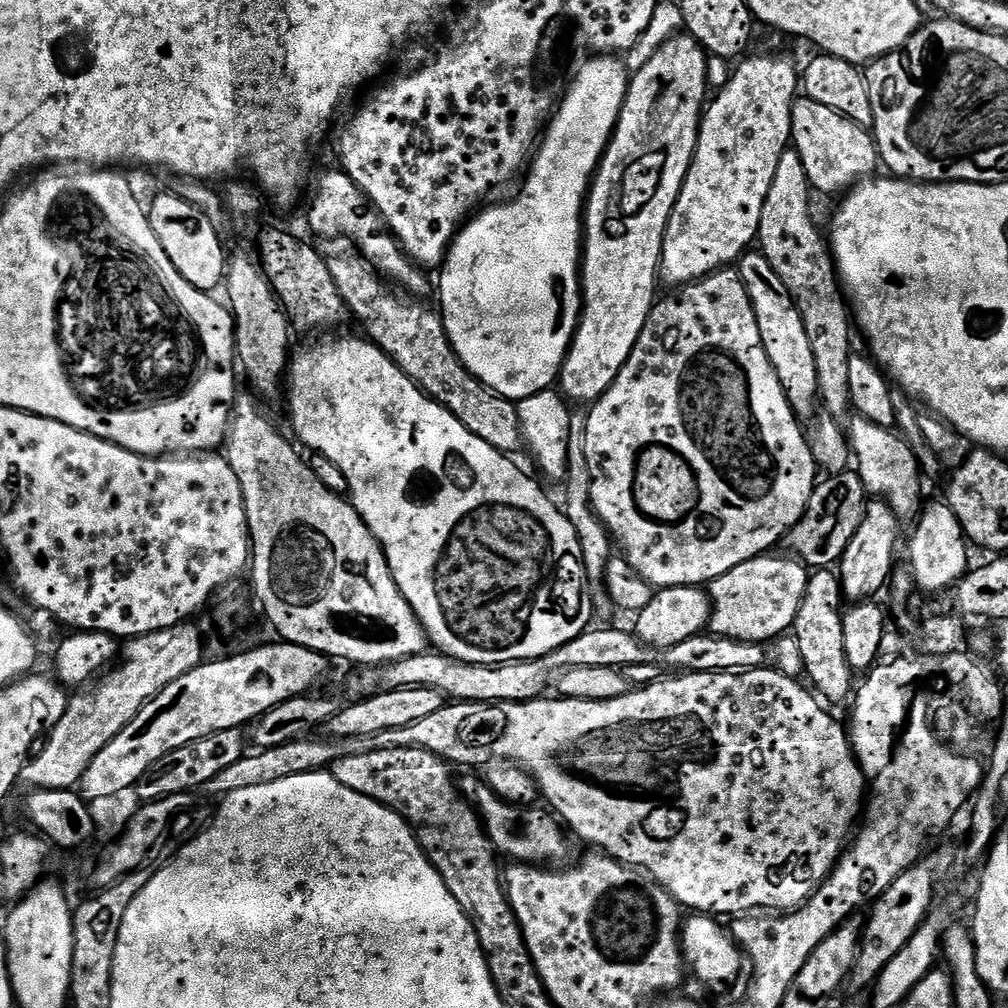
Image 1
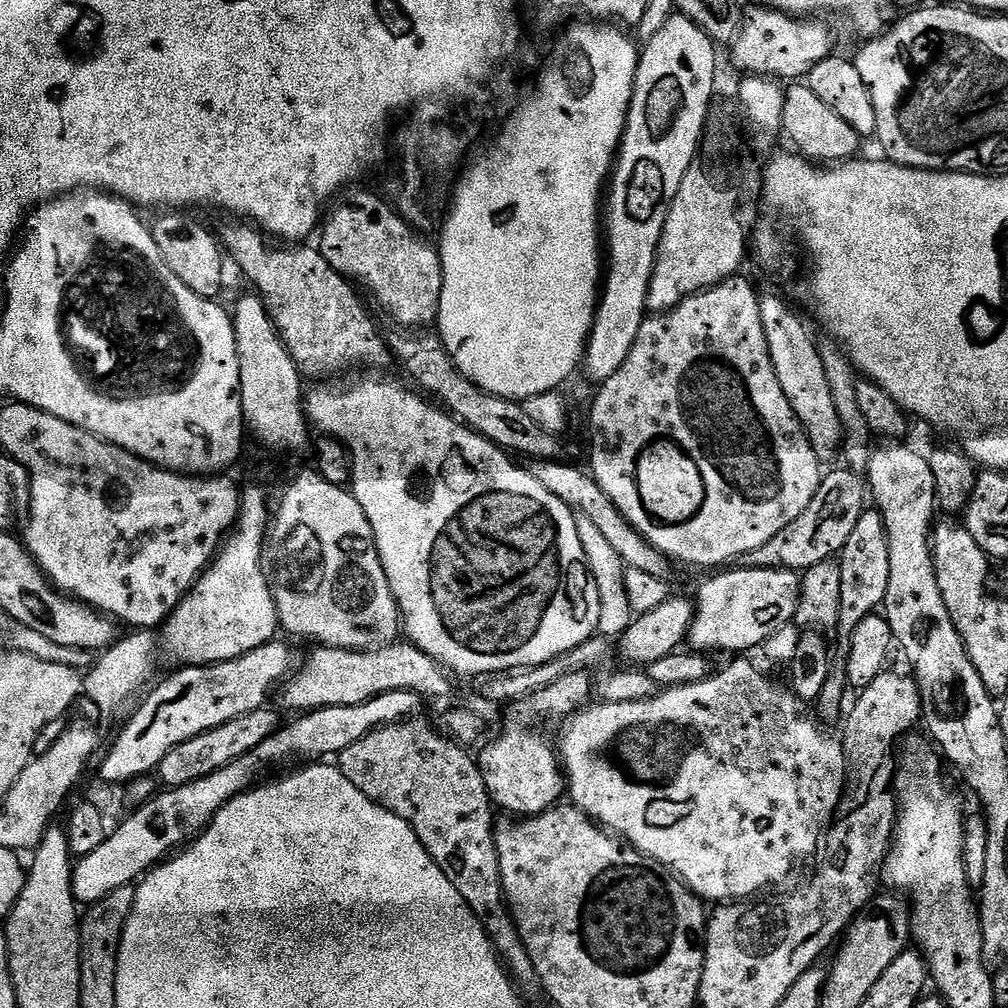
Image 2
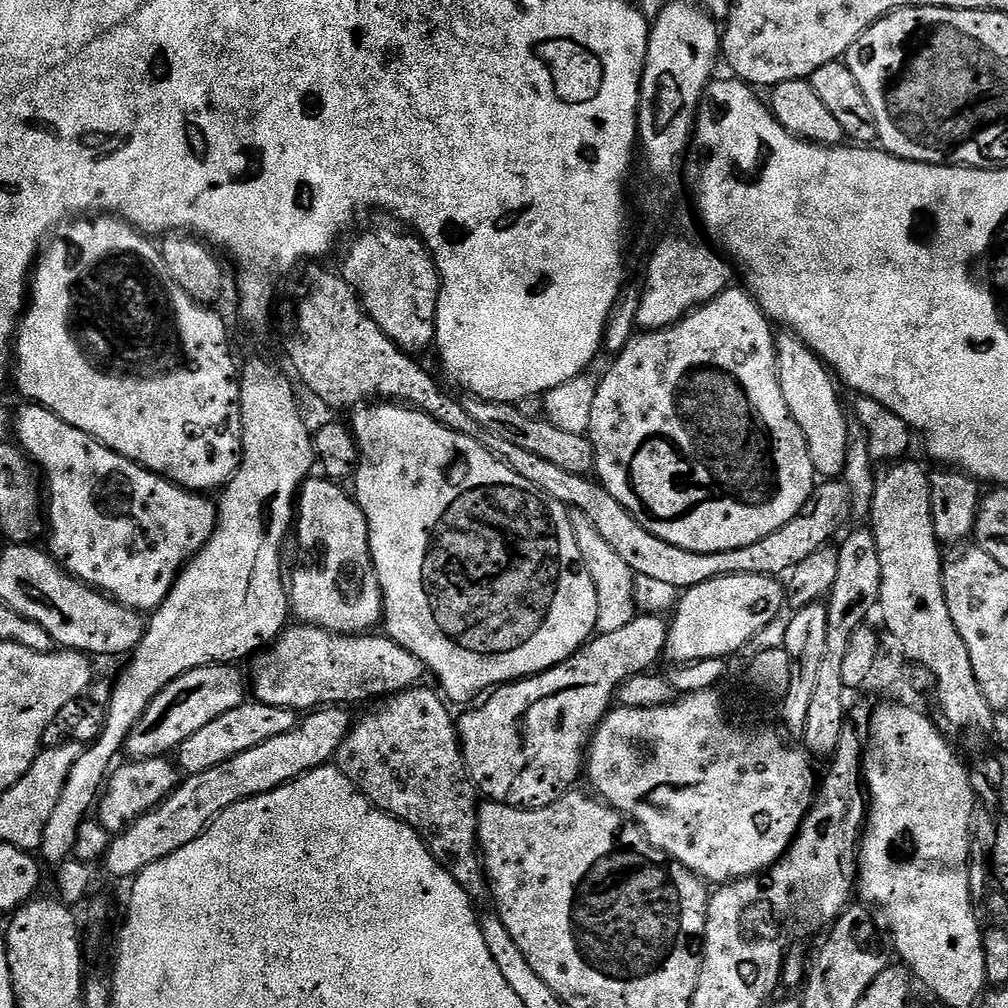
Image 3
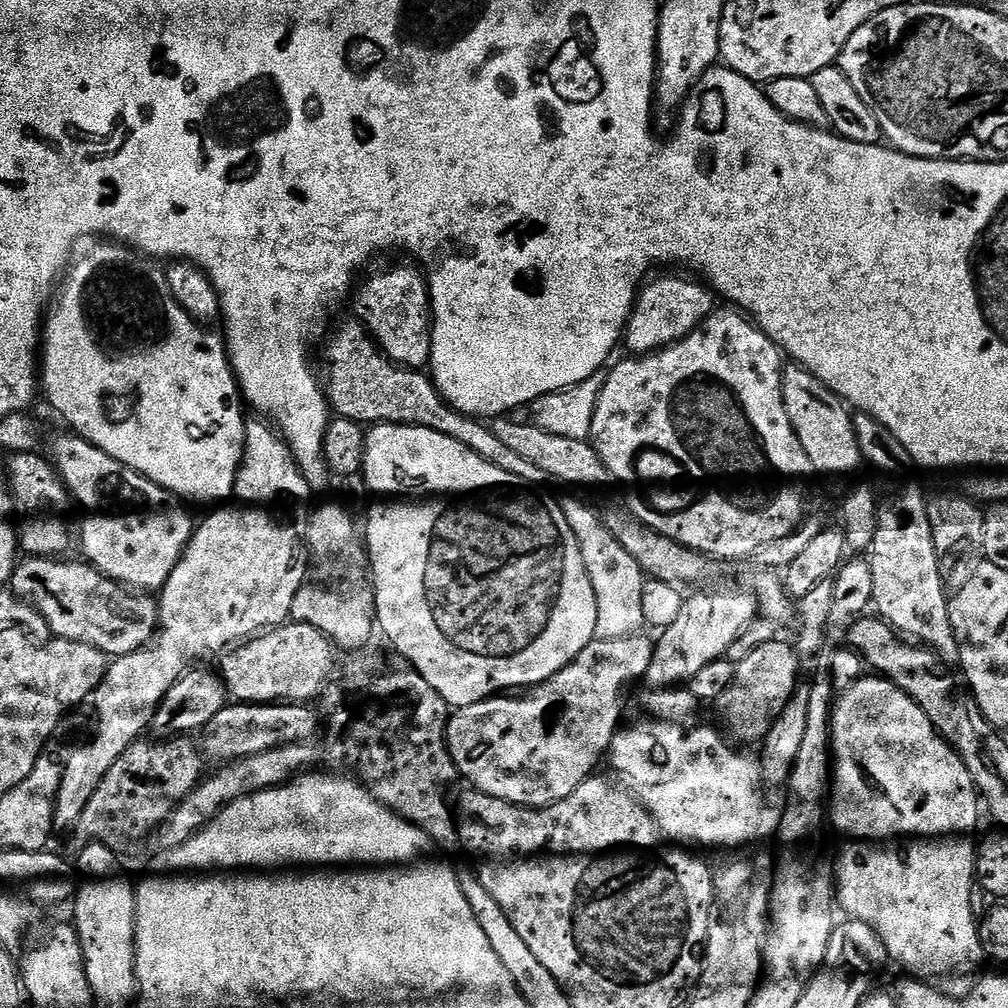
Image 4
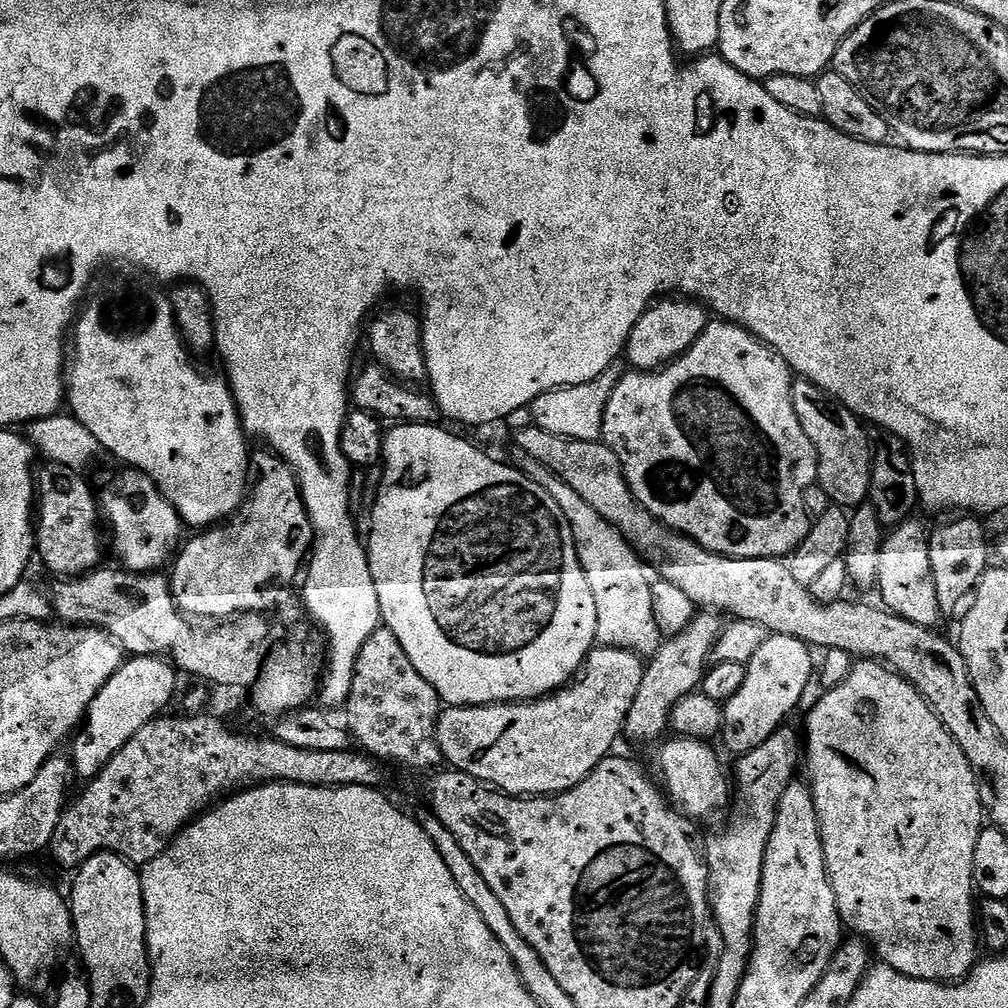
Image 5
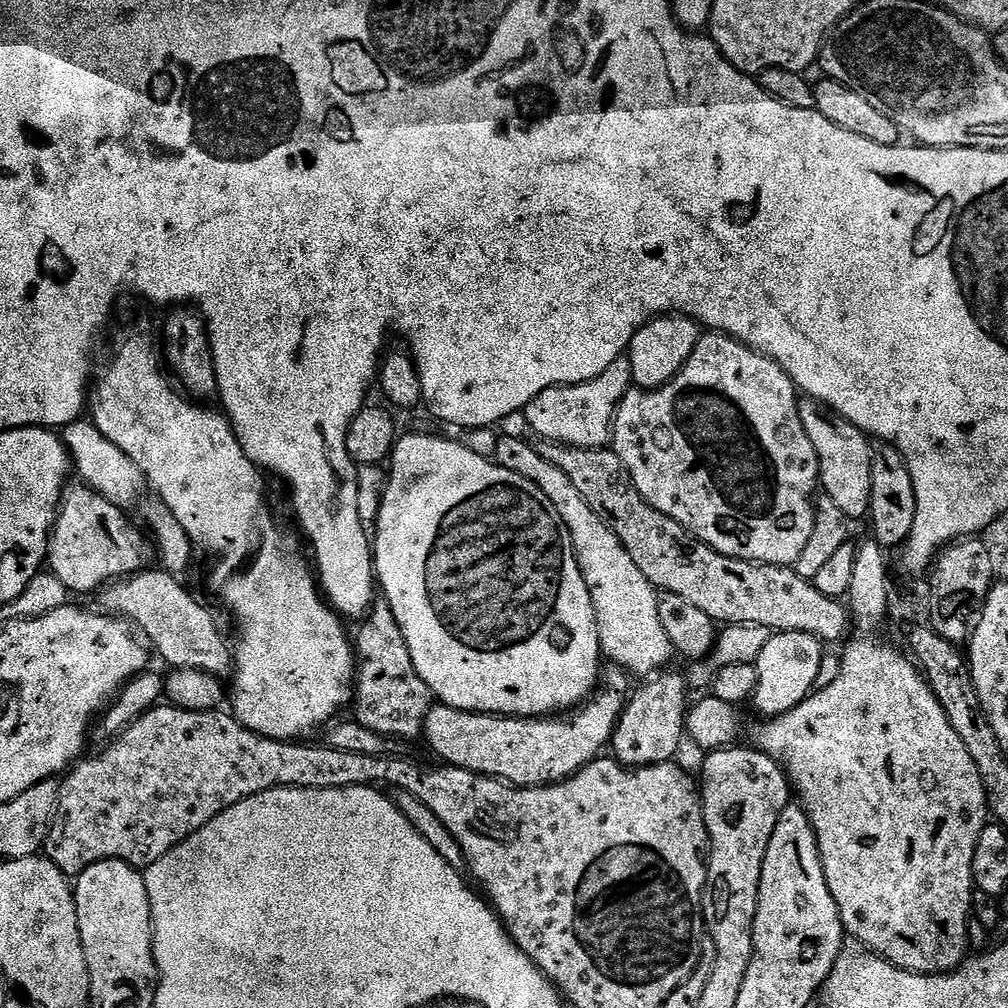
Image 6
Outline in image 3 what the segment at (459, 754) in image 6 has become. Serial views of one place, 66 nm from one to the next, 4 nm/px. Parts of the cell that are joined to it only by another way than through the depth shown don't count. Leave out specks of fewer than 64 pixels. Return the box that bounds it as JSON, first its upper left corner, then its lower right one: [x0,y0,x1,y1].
[457,614,670,809]

